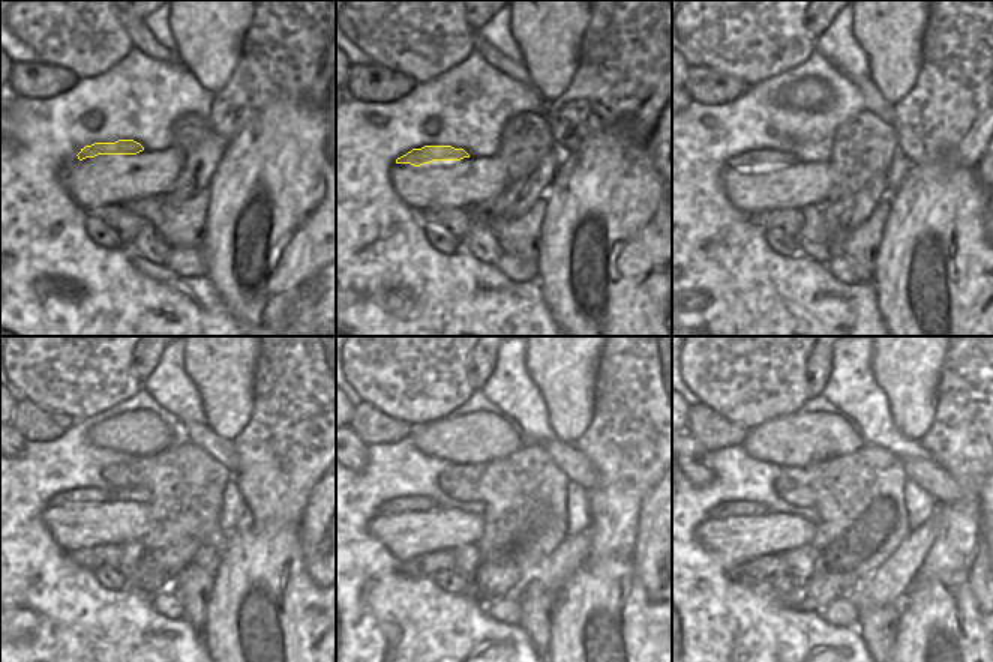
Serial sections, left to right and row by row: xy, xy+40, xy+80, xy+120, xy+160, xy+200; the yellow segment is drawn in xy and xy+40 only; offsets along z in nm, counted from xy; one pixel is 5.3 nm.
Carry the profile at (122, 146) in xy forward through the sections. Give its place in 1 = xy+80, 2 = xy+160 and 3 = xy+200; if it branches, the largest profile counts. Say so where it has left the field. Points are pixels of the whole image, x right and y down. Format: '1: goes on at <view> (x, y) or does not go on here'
1: goes on at xy+80 (762, 156)
2: goes on at xy+160 (402, 503)
3: goes on at xy+200 (735, 508)

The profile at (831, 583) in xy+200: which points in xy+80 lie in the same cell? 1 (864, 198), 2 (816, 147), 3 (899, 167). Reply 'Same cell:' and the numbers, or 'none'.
Same cell: none

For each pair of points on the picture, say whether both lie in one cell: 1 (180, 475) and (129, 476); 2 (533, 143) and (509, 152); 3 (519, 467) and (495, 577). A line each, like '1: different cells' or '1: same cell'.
1: same cell
2: same cell
3: same cell

